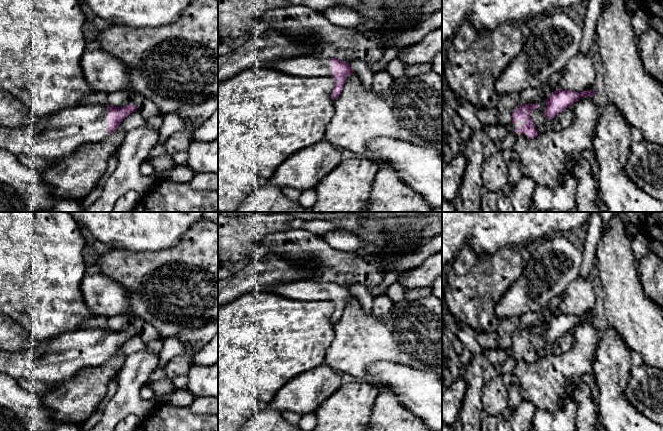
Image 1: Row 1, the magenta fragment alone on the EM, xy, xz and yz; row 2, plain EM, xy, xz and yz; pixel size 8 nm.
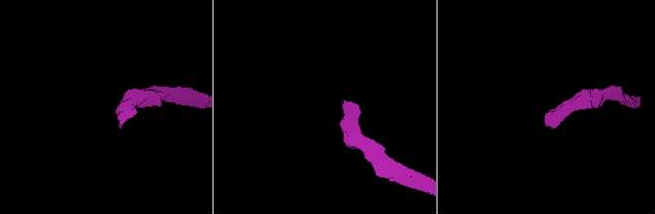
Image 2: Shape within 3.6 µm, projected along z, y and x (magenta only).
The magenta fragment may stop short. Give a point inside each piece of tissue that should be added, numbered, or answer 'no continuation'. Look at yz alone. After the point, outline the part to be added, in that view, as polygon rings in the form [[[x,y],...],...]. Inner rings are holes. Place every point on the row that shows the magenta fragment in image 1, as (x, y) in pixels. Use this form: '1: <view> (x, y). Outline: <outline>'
1: yz (512, 127). Outline: [[[519,120],[516,125],[515,125],[515,124],[511,124],[511,125],[508,127],[509,132],[513,133],[517,138],[520,137],[520,136],[524,136],[524,137],[527,138],[527,136],[526,136],[525,134],[523,134],[523,133],[519,133],[519,134],[518,134],[518,133],[515,132],[515,128],[516,128],[516,127],[520,127],[523,123],[524,123],[524,121]]]

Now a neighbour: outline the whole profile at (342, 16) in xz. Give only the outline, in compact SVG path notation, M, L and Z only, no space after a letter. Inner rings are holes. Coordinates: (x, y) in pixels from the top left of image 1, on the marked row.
M343 5L326 8L321 14L331 24L342 28L357 29L372 23L368 17L360 15L353 7Z

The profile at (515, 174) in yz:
M513 156L512 160L508 163L508 183L507 185L499 191L500 196L507 196L511 192L512 188L517 184L517 182L522 177L520 170L519 161Z

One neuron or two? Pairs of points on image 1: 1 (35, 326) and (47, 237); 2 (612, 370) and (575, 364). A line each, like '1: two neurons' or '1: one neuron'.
1: one neuron
2: two neurons

